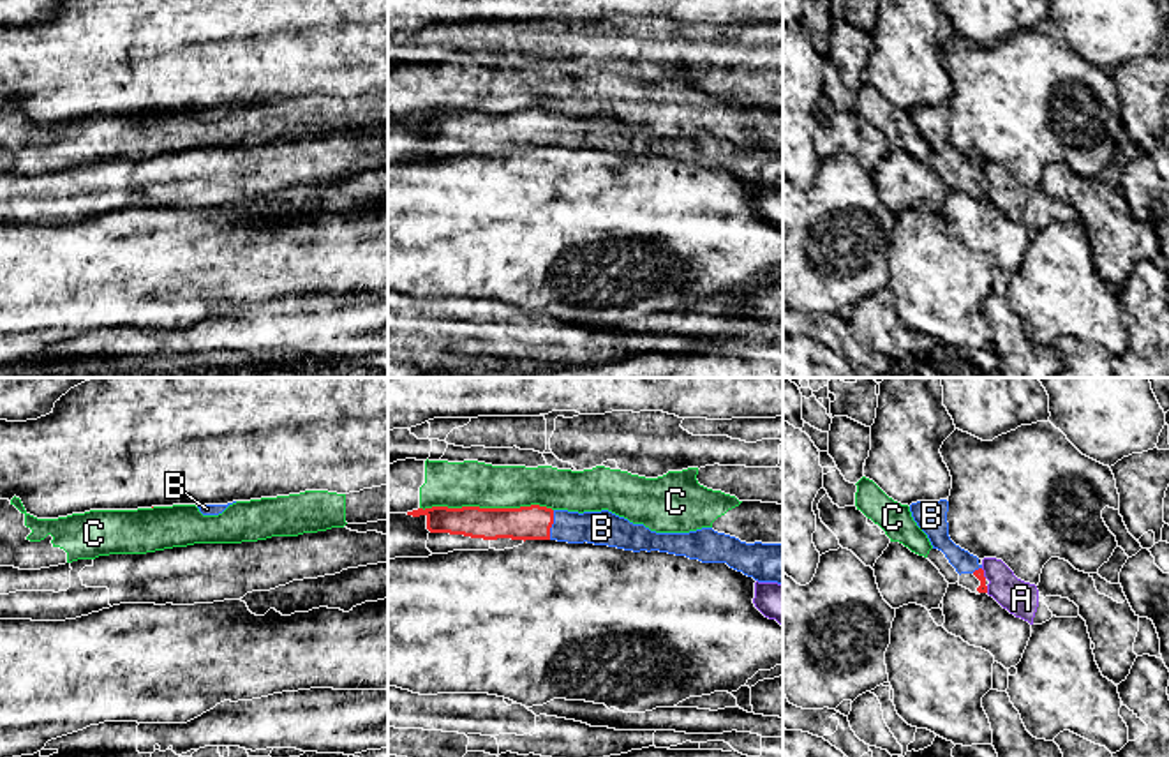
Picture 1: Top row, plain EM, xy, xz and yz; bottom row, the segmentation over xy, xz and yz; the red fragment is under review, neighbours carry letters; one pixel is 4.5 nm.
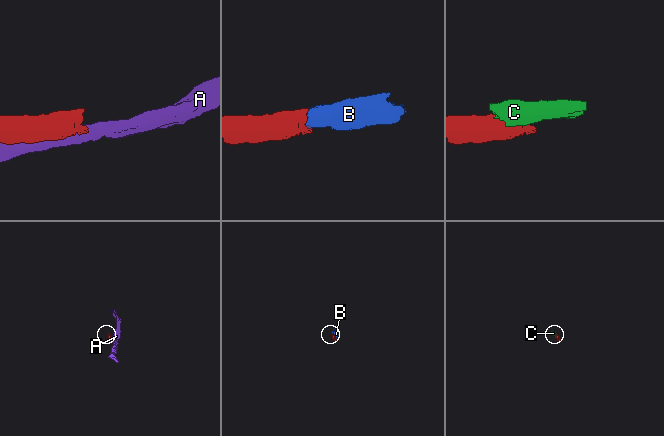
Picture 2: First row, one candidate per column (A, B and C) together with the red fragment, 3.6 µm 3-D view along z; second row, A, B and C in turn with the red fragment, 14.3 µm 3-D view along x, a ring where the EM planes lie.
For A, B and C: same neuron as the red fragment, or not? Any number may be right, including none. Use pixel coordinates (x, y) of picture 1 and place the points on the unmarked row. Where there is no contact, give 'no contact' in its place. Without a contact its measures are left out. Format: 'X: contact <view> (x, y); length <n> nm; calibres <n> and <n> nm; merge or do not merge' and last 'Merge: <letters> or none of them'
A: contact yz (982, 179); length 50 nm; calibres 50 and 160 nm; do not merge
B: contact xz (550, 129); length 140 nm; calibres 160 and 160 nm; merge
C: contact xz (487, 113); length 600 nm; calibres 160 and 200 nm; do not merge
Merge: B

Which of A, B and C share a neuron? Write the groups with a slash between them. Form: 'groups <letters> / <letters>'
groups A / B / C

